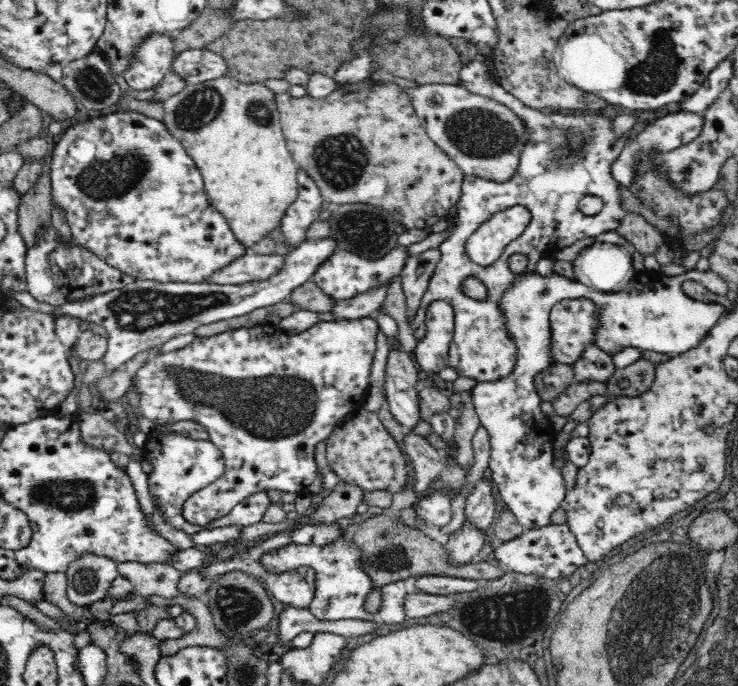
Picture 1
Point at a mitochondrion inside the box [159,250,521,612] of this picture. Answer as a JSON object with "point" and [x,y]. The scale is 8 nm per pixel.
{"point":[394,558]}

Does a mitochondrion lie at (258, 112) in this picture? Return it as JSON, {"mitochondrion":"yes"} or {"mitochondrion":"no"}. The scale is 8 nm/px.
{"mitochondrion":"yes"}

